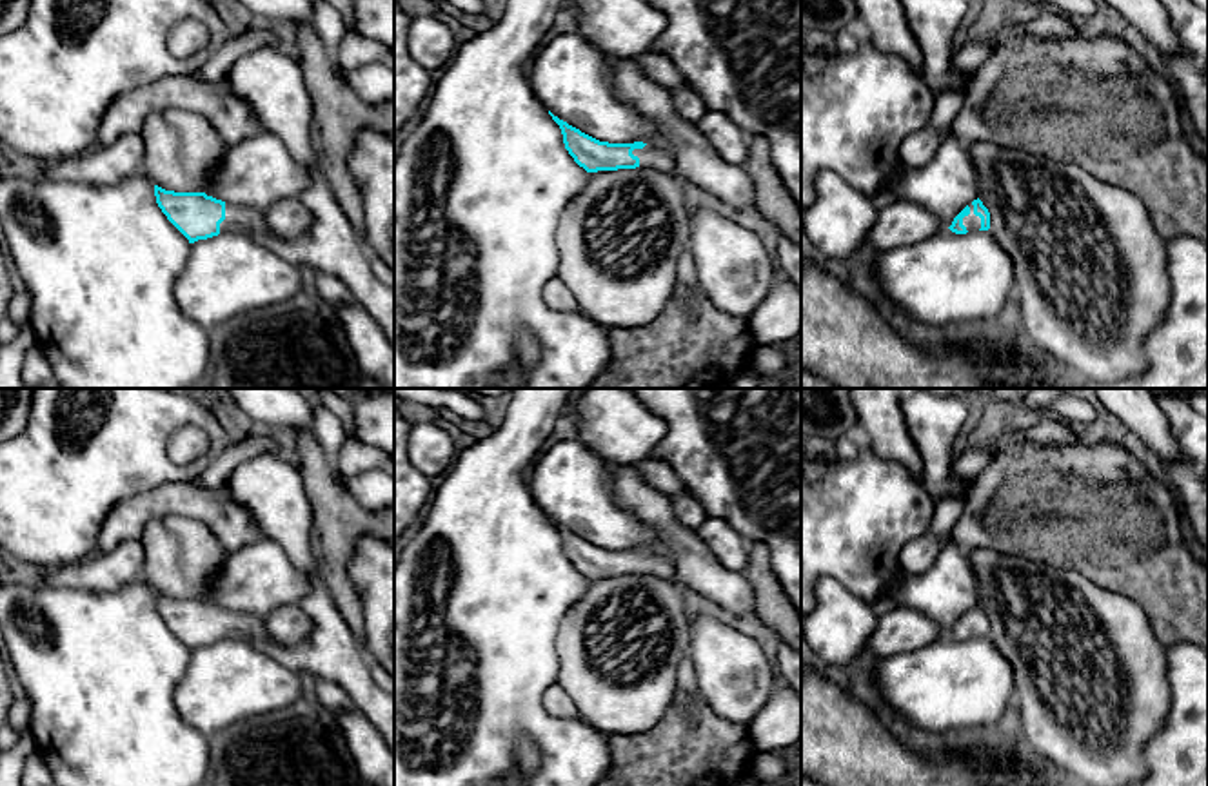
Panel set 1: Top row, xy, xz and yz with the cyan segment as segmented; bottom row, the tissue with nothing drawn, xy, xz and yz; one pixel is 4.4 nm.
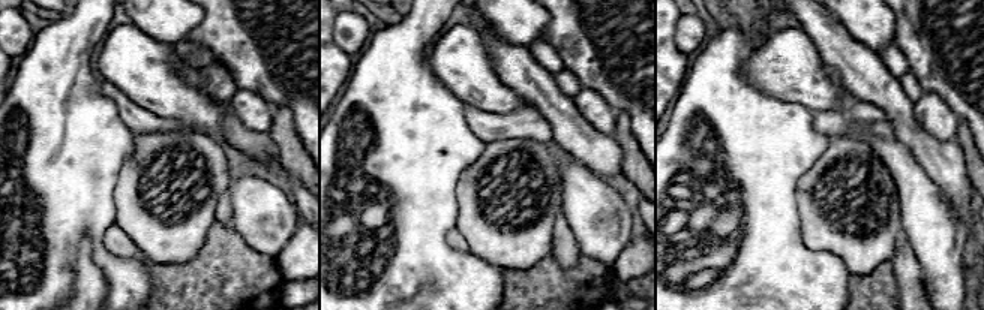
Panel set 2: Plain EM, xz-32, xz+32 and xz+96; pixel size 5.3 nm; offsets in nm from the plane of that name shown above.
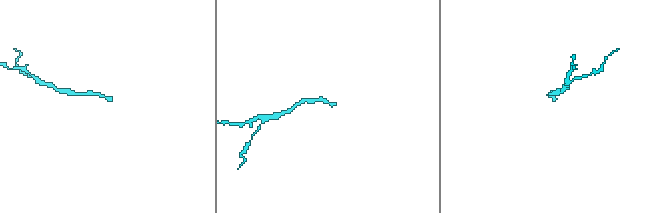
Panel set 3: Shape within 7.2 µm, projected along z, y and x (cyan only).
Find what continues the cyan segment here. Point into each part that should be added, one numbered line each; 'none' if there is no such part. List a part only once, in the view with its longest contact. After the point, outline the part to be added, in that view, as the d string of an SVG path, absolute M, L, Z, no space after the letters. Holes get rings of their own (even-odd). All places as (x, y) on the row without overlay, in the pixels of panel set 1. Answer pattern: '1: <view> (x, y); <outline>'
1: yz (972, 628); M970 610L970 621L963 624L963 632L968 639L975 639L981 635L981 624L974 621L974 612Z

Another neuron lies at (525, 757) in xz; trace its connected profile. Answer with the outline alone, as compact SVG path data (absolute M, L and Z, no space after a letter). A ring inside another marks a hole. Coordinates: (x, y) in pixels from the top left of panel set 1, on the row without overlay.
M520 735L514 752L516 775L509 777L503 786L523 786L523 777L538 766L538 752L532 742Z

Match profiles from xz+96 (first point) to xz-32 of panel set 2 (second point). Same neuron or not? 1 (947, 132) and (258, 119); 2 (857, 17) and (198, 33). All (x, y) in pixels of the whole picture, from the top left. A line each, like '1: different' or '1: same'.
1: same
2: different

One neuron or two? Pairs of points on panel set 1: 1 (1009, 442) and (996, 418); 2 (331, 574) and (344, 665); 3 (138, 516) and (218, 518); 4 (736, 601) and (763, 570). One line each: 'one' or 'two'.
1: one
2: two
3: one
4: two

